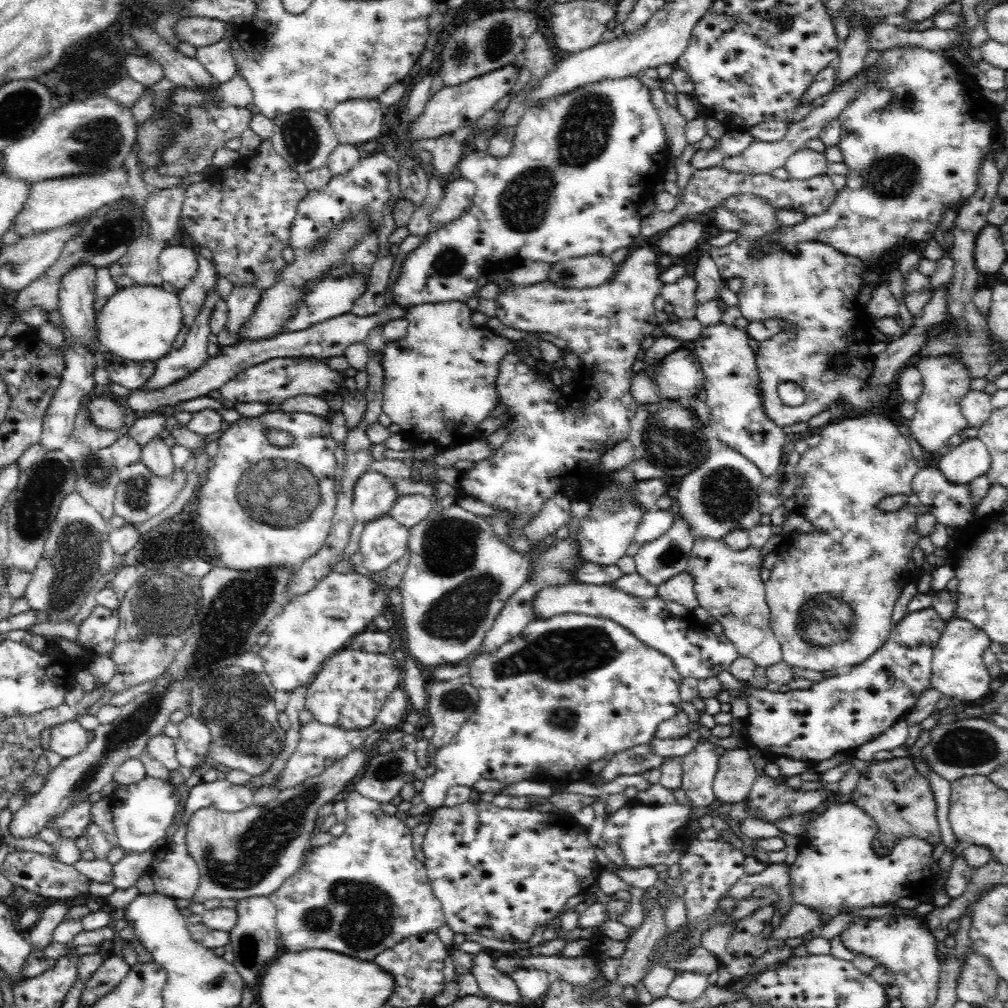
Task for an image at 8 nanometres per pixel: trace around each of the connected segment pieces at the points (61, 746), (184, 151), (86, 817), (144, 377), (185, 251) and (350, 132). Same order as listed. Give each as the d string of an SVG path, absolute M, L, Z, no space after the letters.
M75 720L54 726L51 729L50 751L63 759L79 754L89 744L86 732Z
M224 104L220 107L204 108L191 106L187 110L189 117L187 120L191 122L191 127L184 131L177 132L175 141L164 149L161 154L160 166L157 166L156 172L160 174L169 174L178 178L190 176L194 172L201 172L210 166L212 155L218 148L224 148L224 144L230 138L241 138L242 133L249 128L250 121L254 116L250 107L244 106L228 106Z
M90 801L78 803L47 826L54 827L58 831L59 841L65 838L76 840L85 834L85 827L91 822L90 807Z
M104 353L101 362L107 370L108 379L116 384L121 384L128 390L142 389L154 374L154 361L133 362L126 361L113 353Z
M184 243L164 248L159 255L160 277L183 290L196 277L197 256L197 251Z
M354 98L354 100L339 102L334 110L327 114L327 117L339 142L360 147L364 142L378 140L382 137L384 109L385 107L378 101L378 98Z

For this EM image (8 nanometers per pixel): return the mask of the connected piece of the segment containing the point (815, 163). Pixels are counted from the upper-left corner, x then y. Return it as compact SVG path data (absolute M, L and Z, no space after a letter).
M808 147L796 151L783 166L788 170L794 180L808 180L809 178L824 175L827 171L829 161L826 155Z

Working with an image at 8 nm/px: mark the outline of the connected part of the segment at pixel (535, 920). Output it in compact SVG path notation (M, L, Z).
M481 800L475 803L464 802L457 804L454 807L440 807L438 811L433 814L433 817L428 826L426 836L421 846L425 856L425 867L428 871L428 878L434 893L434 896L440 901L442 912L444 913L444 922L457 938L460 940L467 934L474 934L474 932L486 936L486 938L495 938L502 942L527 942L532 938L534 930L542 924L550 925L550 935L555 935L556 932L560 932L560 923L558 923L558 914L560 910L564 908L564 904L572 896L578 896L588 891L588 889L597 883L598 877L604 866L600 865L596 860L594 854L594 844L588 839L588 828L581 826L570 815L563 815L558 812L541 812L536 811L533 808L528 809L500 809L495 807L491 802L484 803Z

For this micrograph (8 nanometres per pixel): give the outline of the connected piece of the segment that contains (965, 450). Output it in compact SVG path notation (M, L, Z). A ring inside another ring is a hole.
M978 437L952 443L952 448L940 458L939 467L949 484L966 485L984 475L990 463L990 453Z

